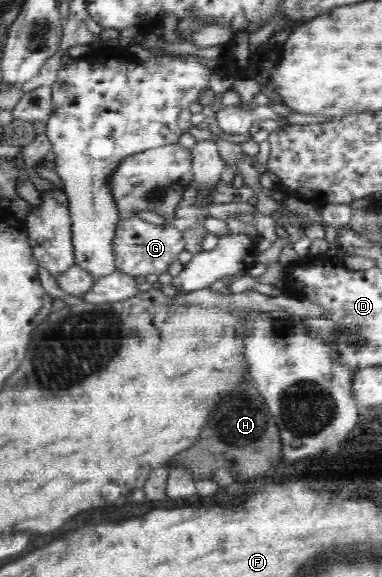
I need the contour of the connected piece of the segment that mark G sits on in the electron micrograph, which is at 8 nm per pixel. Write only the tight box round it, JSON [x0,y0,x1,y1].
[112,213,185,277]

